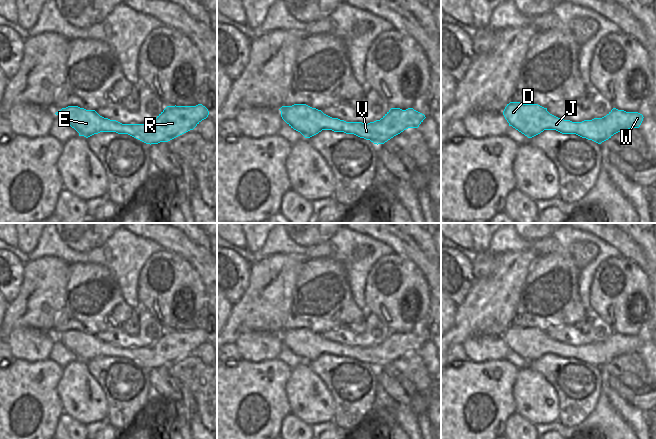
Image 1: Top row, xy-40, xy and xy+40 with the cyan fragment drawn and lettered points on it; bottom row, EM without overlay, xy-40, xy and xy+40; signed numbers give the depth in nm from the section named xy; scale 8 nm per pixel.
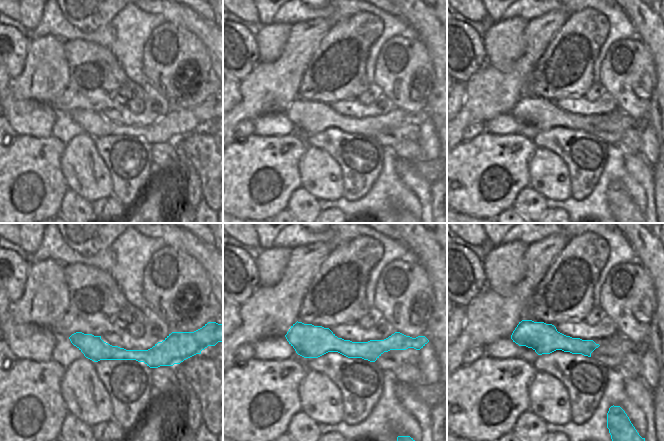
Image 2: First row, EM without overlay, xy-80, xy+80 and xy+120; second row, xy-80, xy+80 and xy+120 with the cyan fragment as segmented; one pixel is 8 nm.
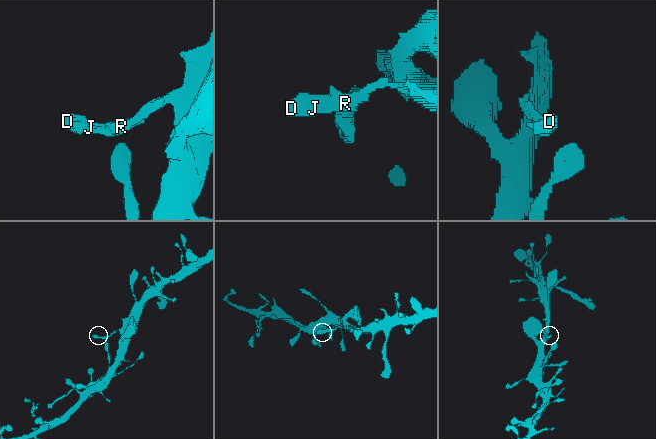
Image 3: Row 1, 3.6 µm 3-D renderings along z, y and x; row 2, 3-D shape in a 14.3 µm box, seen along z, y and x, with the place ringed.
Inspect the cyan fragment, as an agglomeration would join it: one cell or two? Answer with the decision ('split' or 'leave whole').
leave whole

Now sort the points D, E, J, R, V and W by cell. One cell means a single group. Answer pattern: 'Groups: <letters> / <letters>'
Groups: D E J R V W.

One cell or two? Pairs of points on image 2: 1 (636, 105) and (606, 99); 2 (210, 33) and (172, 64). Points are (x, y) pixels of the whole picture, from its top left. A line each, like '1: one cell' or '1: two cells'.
1: two cells
2: two cells

